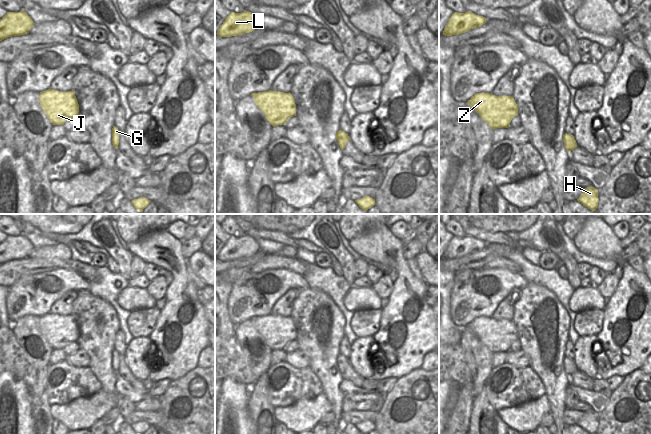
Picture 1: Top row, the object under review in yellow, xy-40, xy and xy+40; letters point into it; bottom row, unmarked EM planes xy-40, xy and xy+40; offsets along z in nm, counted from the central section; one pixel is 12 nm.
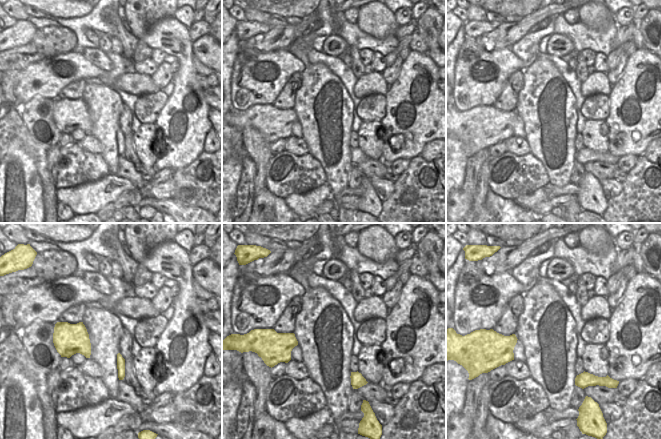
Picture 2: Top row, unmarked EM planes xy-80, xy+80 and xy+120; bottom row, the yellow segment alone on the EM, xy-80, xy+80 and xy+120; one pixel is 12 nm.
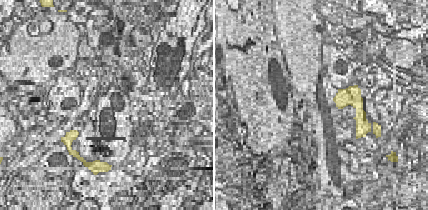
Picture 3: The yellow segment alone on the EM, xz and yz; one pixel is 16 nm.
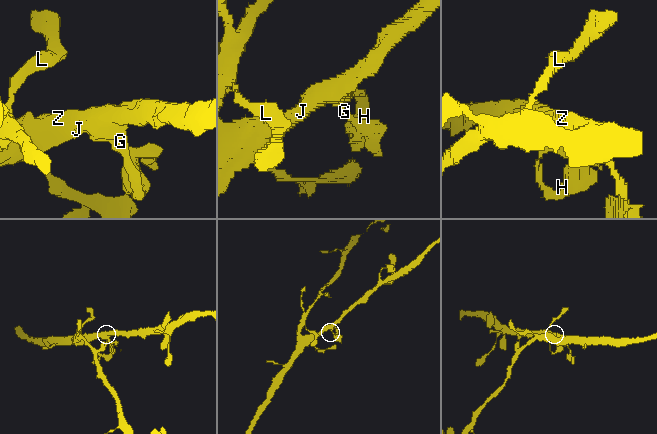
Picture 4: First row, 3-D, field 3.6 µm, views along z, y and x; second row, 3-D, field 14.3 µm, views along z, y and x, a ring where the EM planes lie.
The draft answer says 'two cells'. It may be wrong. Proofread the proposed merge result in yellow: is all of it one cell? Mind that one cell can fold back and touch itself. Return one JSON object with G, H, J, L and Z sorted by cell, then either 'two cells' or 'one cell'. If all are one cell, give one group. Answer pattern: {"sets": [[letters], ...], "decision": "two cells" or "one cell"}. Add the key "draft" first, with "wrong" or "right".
{"draft": "wrong", "sets": [["G", "H", "J", "L", "Z"]], "decision": "one cell"}

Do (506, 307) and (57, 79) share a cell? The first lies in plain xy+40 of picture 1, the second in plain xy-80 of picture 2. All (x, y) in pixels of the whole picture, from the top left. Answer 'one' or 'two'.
two

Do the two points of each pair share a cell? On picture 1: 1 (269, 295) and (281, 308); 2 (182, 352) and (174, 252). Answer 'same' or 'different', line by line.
1: different
2: same

